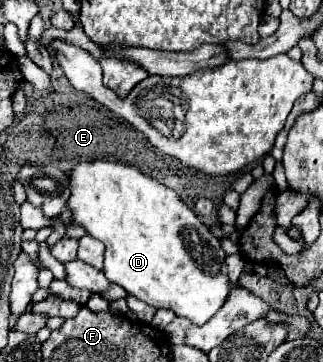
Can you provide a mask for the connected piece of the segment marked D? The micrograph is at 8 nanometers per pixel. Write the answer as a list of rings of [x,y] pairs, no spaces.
[[[108,160],[80,162],[80,164],[76,164],[76,166],[70,170],[68,178],[70,178],[70,198],[68,198],[68,202],[66,202],[66,208],[72,212],[72,224],[74,224],[74,226],[82,226],[92,238],[98,238],[98,240],[106,246],[104,274],[106,274],[106,278],[108,278],[110,282],[122,286],[128,294],[136,296],[138,300],[146,302],[148,306],[154,306],[154,308],[170,308],[170,310],[176,312],[176,316],[186,316],[186,318],[190,318],[190,320],[192,320],[194,324],[198,324],[198,326],[206,324],[206,322],[218,312],[218,308],[224,304],[224,300],[226,300],[226,296],[228,296],[228,292],[230,292],[230,288],[232,288],[232,284],[228,282],[228,268],[226,268],[226,262],[224,262],[226,254],[224,254],[224,250],[220,248],[220,240],[212,236],[210,228],[204,226],[204,224],[196,218],[196,214],[180,200],[180,196],[178,196],[172,188],[160,184],[158,180],[154,180],[154,178],[142,174],[140,170],[136,170],[136,168],[132,168],[132,166],[124,166],[124,164],[116,164],[116,162],[108,162]]]

